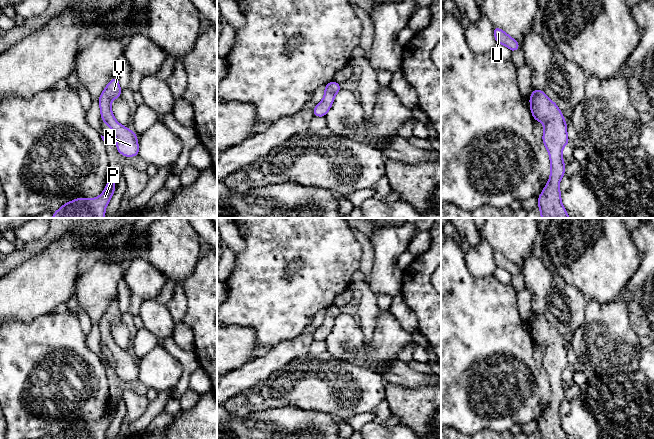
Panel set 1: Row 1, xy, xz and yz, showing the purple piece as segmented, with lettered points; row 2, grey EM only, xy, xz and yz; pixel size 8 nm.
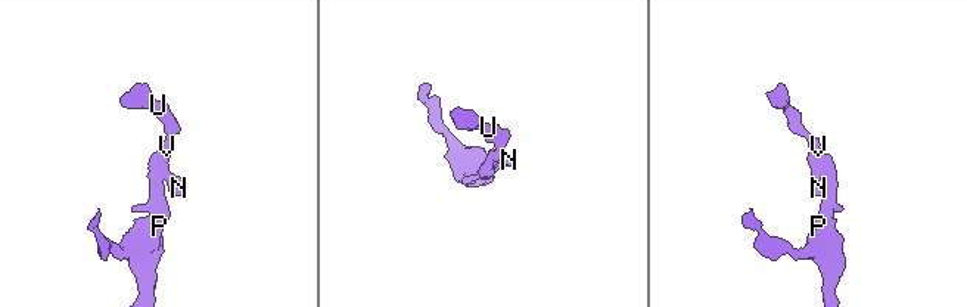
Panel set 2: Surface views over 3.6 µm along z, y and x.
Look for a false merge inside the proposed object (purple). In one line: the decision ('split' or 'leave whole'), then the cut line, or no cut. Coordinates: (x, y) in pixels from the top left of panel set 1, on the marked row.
leave whole; cut none

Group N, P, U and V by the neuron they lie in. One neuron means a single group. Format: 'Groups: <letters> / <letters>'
Groups: N P U V

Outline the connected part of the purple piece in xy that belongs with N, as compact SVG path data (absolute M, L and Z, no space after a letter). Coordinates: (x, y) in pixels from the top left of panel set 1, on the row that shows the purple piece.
M114 76L102 91L98 98L101 120L106 123L115 135L116 149L125 157L135 157L139 155L139 145L137 135L133 130L121 125L114 117L111 109L111 102L121 96L122 89L119 79Z

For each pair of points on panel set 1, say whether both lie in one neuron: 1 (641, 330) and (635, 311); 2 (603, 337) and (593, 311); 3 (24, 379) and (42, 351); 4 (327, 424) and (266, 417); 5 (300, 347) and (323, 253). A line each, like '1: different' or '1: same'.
1: same
2: same
3: same
4: same
5: different

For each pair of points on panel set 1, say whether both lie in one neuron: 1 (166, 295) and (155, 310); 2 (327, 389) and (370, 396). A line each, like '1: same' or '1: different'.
1: different
2: same

